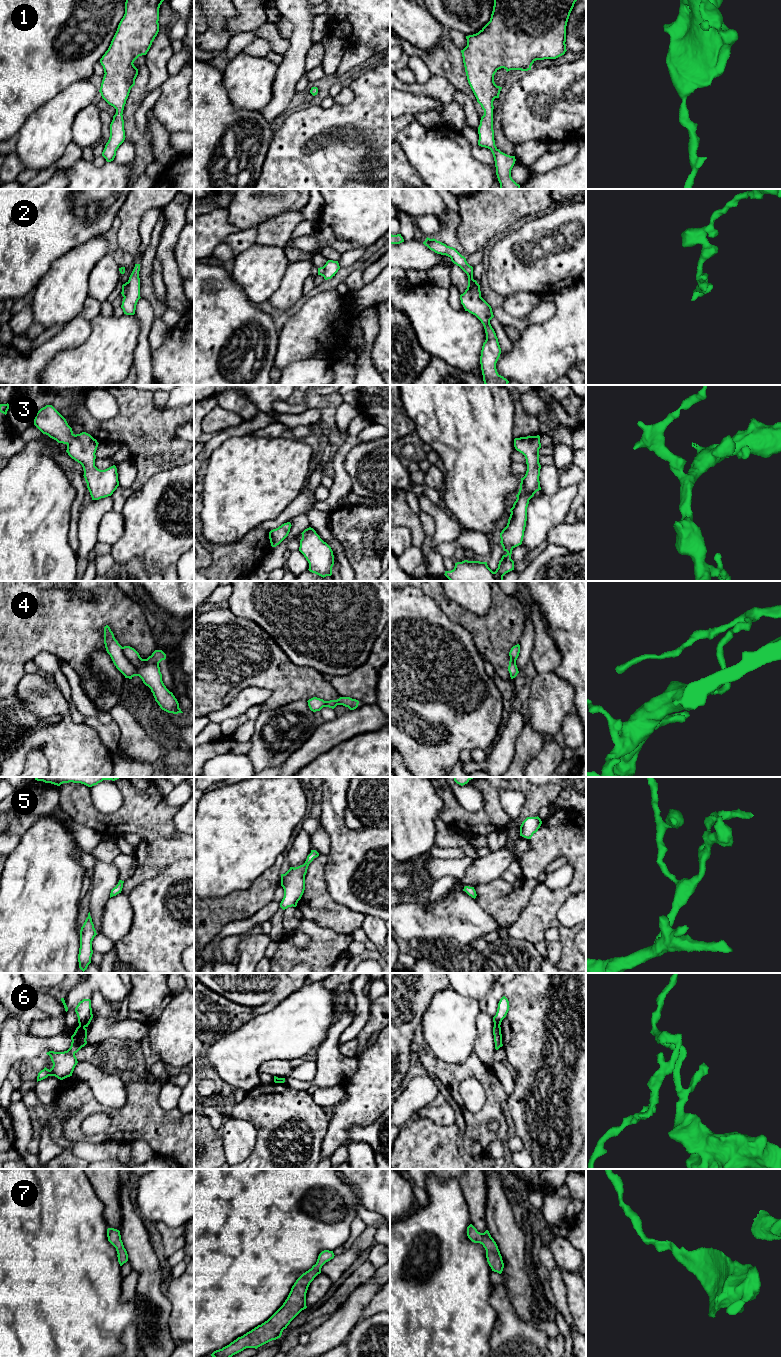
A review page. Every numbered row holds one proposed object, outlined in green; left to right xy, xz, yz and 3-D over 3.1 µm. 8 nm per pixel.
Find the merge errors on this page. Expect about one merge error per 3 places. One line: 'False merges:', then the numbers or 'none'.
False merges: 2, 6

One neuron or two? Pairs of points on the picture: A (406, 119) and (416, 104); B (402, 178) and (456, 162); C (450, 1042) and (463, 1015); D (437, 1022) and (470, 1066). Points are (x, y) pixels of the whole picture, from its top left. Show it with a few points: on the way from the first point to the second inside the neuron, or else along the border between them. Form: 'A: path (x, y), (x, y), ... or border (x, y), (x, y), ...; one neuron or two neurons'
A: border (413, 115), (403, 114), (400, 117); two neurons
B: border (404, 154), (410, 165), (422, 178); two neurons
C: path (450, 1035), (450, 1028), (456, 1022); one neuron
D: border (473, 1051), (464, 1062), (446, 1063), (443, 1061); two neurons

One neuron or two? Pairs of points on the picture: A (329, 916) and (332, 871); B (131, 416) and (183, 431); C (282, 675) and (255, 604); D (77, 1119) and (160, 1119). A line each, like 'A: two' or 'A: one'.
A: two
B: two
C: two
D: one

